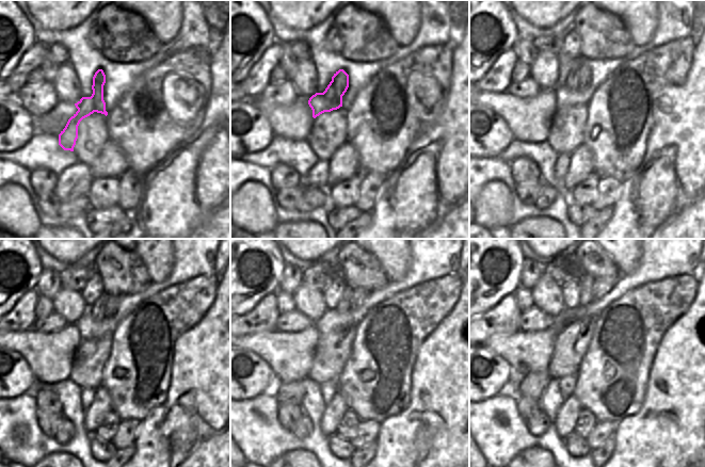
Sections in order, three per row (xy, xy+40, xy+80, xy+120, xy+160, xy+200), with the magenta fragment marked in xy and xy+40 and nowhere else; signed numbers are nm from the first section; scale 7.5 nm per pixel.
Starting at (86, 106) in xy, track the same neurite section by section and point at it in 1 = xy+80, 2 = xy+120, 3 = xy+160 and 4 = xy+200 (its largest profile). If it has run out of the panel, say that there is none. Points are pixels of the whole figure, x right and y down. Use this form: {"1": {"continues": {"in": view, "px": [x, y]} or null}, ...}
{"1": {"continues": {"in": "xy+80", "px": [576, 90]}}, "2": {"continues": {"in": "xy+120", "px": [99, 320]}}, "3": {"continues": {"in": "xy+160", "px": [330, 320]}}, "4": {"continues": {"in": "xy+200", "px": [587, 282]}}}

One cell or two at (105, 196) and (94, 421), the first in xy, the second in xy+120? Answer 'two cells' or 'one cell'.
two cells

